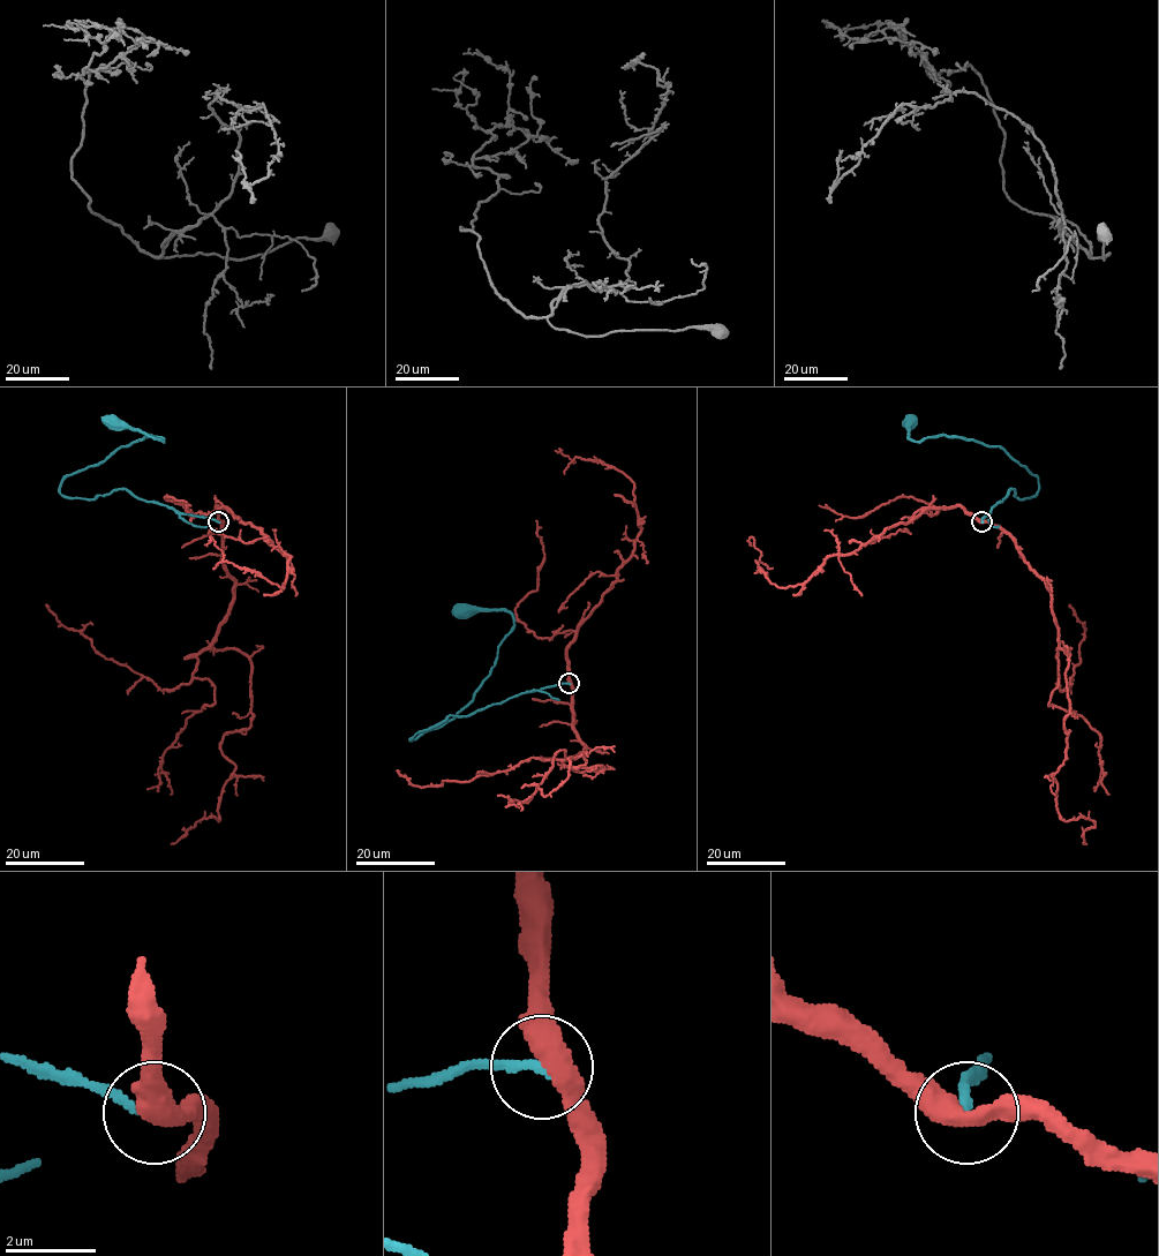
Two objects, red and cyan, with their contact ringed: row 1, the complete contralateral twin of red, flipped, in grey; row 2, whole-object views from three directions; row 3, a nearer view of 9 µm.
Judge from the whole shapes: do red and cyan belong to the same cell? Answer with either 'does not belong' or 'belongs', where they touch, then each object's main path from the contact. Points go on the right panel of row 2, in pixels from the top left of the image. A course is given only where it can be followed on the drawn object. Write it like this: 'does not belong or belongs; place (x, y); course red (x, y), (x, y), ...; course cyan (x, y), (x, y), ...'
does not belong; place (981, 521); course red (981, 521), (999, 525), (1044, 581), (1060, 646), (1070, 647), (1056, 812), (1094, 824), (1084, 832), (1086, 844); course cyan (981, 521), (1011, 488), (1021, 499), (1035, 496), (1036, 476), (999, 445), (943, 435), (916, 441), (908, 422)

